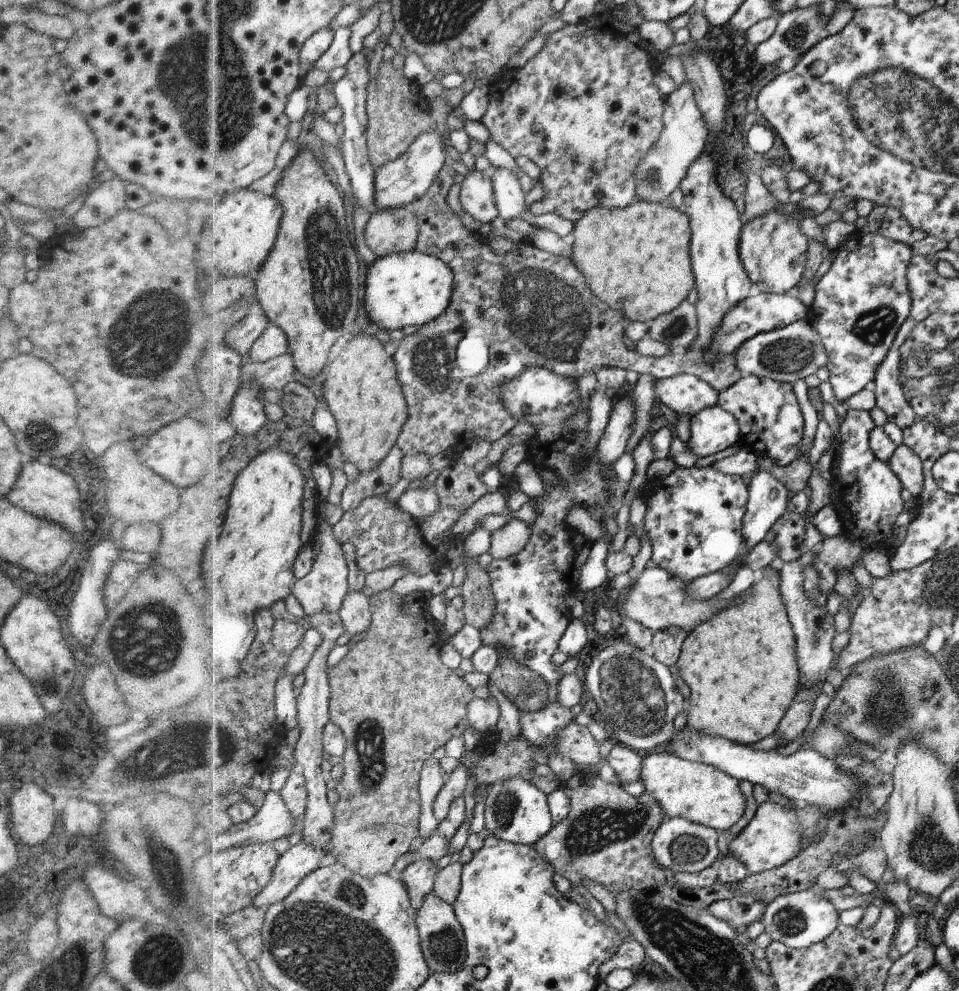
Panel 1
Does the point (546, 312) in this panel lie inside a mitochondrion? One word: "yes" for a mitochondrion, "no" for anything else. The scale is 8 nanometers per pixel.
yes

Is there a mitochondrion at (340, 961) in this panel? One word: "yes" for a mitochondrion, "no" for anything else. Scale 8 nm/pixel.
yes

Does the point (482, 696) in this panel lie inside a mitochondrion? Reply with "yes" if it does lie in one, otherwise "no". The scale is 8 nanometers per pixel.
no

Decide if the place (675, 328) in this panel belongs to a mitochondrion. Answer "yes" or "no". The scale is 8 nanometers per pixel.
yes

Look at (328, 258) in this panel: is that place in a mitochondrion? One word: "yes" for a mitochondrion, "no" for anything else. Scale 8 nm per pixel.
yes

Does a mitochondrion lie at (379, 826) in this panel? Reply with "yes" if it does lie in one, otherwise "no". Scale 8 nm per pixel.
yes

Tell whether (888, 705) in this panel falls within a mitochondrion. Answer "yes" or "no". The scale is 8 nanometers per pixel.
yes

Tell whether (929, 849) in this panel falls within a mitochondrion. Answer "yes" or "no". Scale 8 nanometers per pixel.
yes

